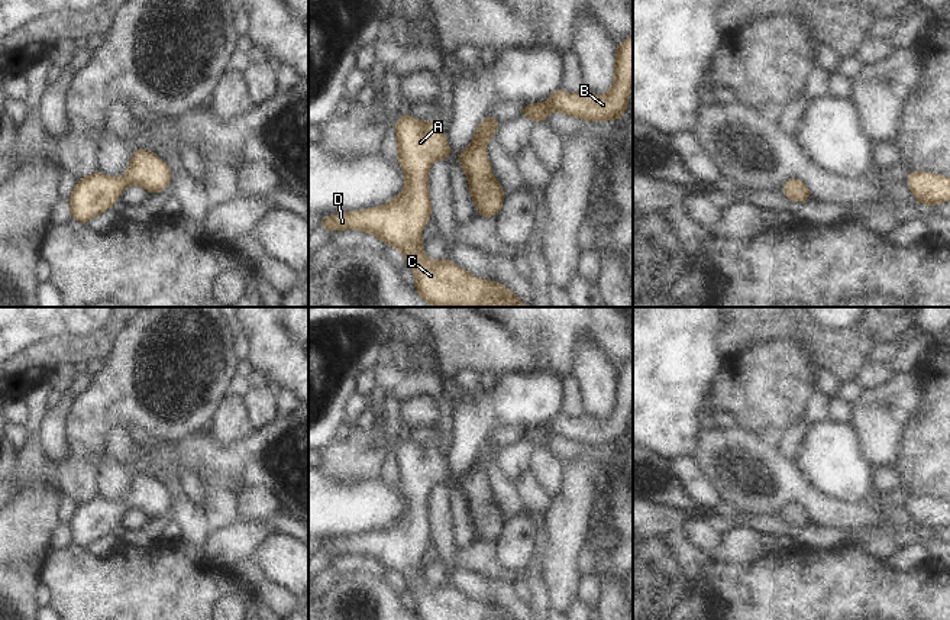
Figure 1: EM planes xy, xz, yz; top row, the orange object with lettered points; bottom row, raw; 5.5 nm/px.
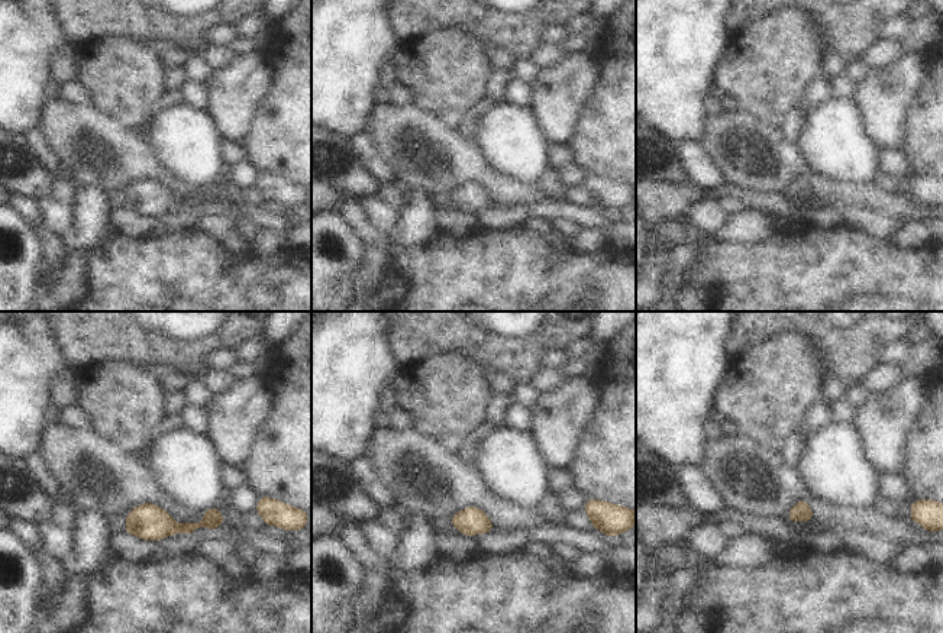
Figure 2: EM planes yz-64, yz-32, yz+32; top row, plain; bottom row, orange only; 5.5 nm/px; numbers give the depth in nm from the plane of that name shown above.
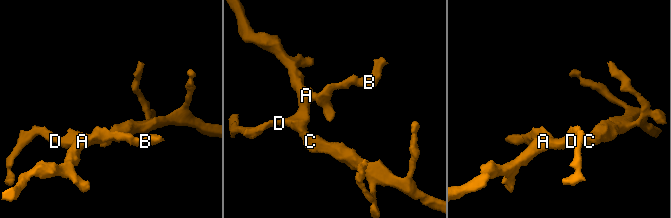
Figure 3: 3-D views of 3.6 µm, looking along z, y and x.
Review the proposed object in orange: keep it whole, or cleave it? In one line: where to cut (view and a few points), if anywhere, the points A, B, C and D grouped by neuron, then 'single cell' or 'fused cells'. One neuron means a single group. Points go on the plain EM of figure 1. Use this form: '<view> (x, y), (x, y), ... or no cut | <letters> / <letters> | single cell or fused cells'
no cut | A B C D | single cell

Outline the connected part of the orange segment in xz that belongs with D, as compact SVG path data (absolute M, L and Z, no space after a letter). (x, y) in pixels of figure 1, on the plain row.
M404 436L400 445L394 451L397 471L398 471L398 488L405 500L404 516L395 521L391 527L378 530L369 535L348 536L345 539L329 539L320 550L324 555L339 553L359 553L365 558L372 558L382 564L385 569L400 574L407 588L411 591L416 601L414 616L419 620L514 620L513 616L495 606L484 606L468 598L459 592L453 585L430 585L423 577L421 555L427 545L432 542L432 526L429 523L427 498L430 490L436 484L447 484L450 479L449 466L446 458L440 456L439 449L432 446L416 446Z

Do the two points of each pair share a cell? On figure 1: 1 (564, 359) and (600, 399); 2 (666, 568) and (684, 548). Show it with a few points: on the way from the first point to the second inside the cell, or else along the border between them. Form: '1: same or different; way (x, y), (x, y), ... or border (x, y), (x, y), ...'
1: different; border (603, 352), (579, 341), (569, 373)
2: different; border (678, 561), (682, 567)

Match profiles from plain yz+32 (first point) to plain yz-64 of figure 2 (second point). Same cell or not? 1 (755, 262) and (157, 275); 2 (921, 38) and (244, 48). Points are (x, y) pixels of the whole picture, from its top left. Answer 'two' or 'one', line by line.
1: one
2: one

